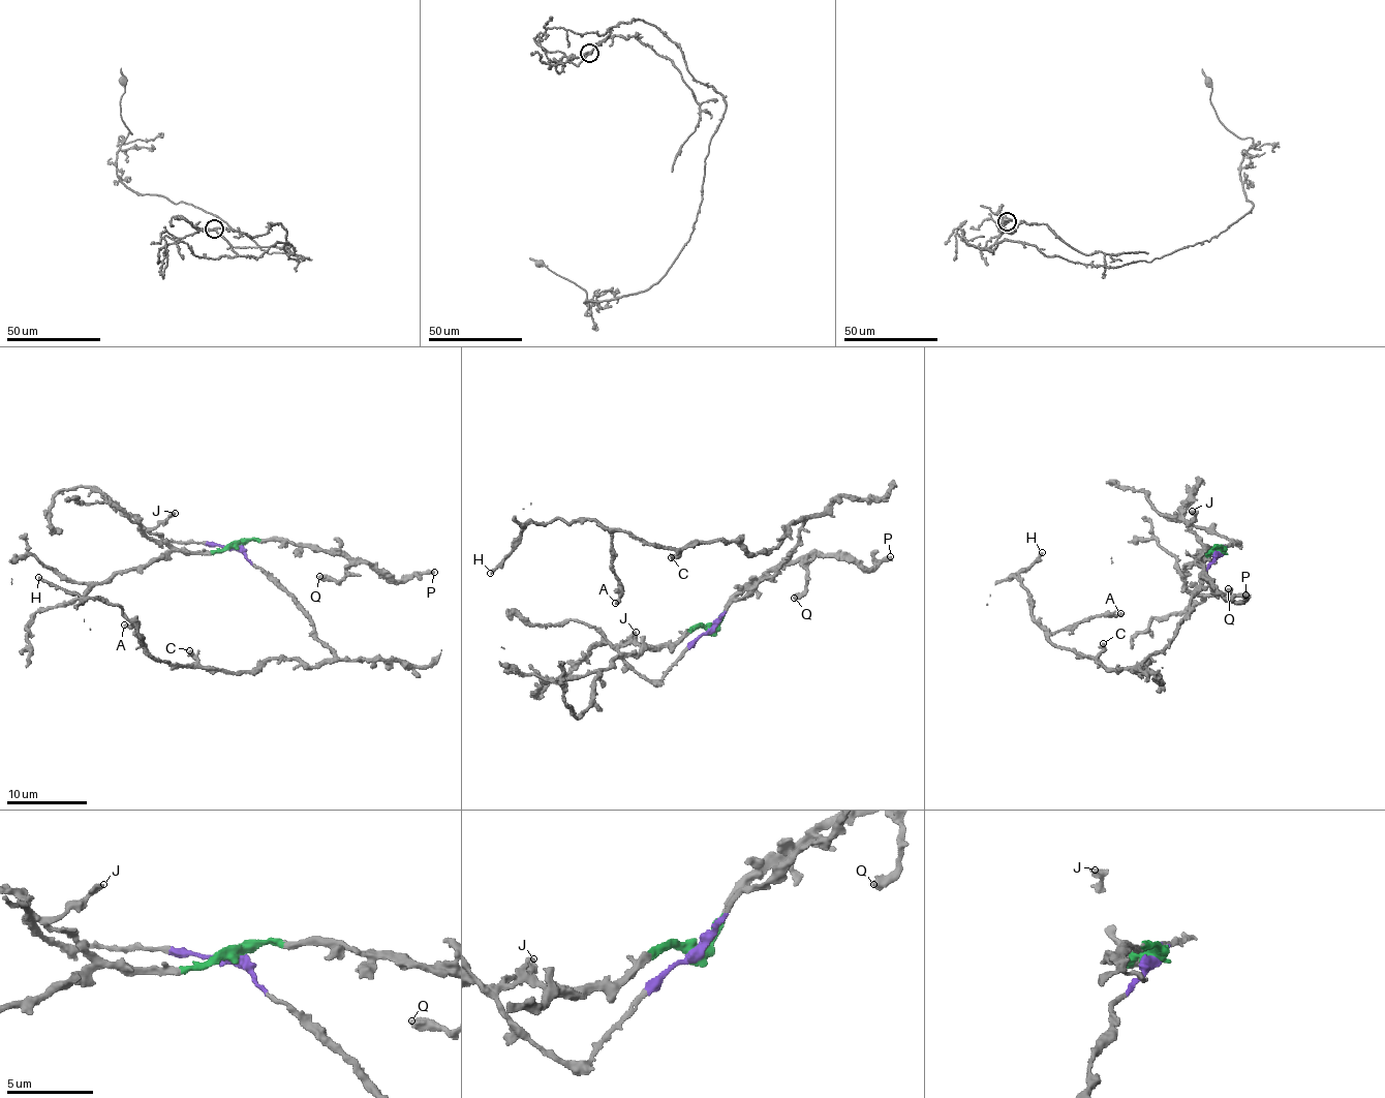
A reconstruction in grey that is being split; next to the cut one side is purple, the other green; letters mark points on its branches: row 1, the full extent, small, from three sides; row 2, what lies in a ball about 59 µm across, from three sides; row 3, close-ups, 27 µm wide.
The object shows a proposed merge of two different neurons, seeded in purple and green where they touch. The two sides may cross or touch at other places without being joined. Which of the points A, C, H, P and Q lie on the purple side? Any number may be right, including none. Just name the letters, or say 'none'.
A, C, H

